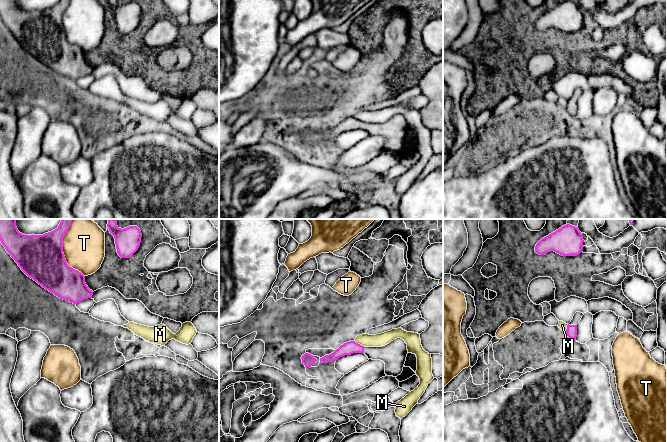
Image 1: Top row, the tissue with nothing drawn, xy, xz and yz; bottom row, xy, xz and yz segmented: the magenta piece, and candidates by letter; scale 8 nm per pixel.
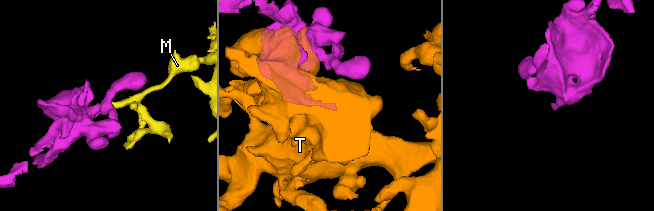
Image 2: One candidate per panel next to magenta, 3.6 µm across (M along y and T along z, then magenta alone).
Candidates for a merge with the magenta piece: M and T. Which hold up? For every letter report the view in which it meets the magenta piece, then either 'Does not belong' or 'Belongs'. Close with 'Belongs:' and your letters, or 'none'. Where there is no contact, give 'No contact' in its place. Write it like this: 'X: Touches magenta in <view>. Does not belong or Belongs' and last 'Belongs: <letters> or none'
M: Touches magenta in xz. Does not belong
T: Touches magenta in xy. Does not belong
Belongs: none

